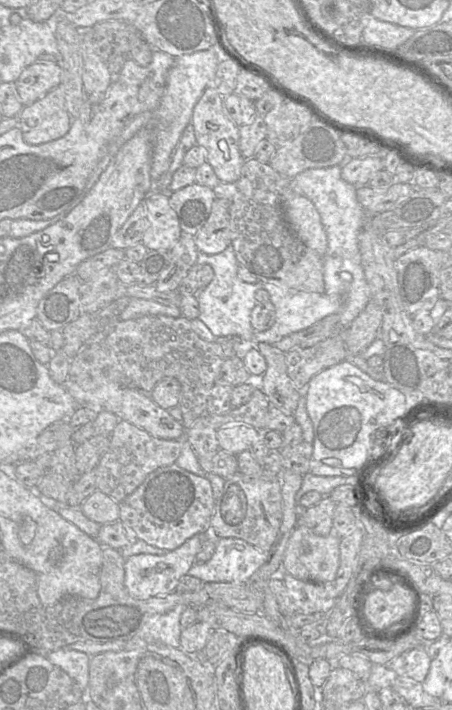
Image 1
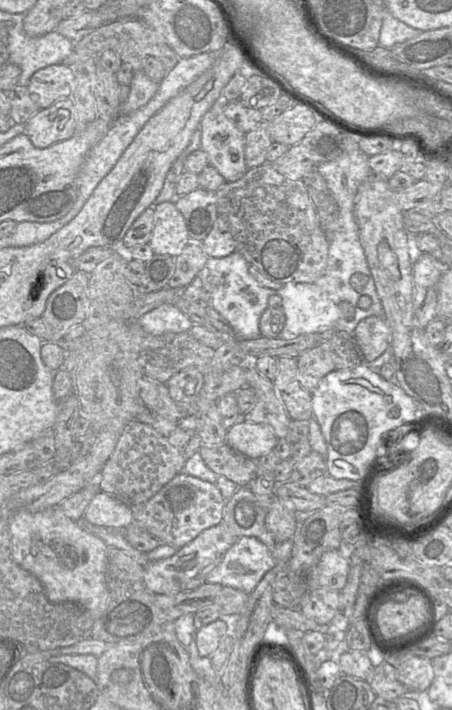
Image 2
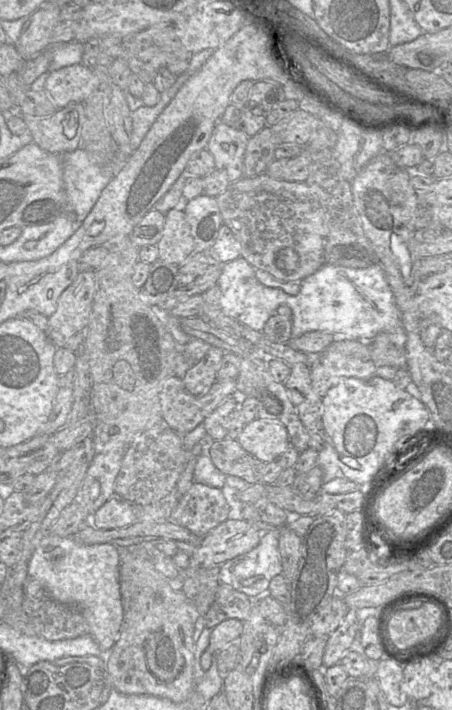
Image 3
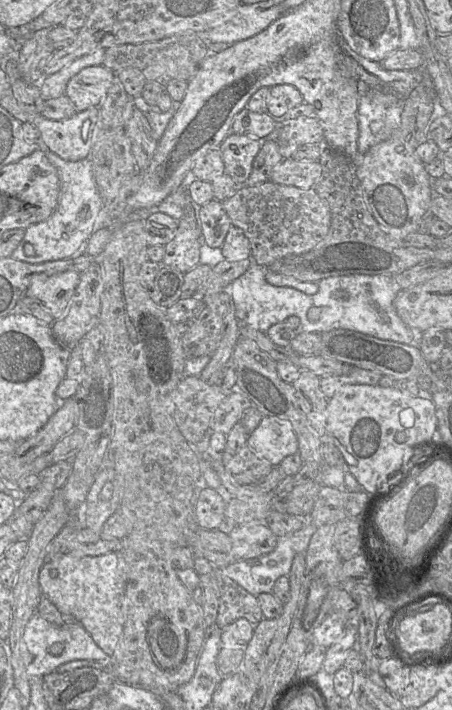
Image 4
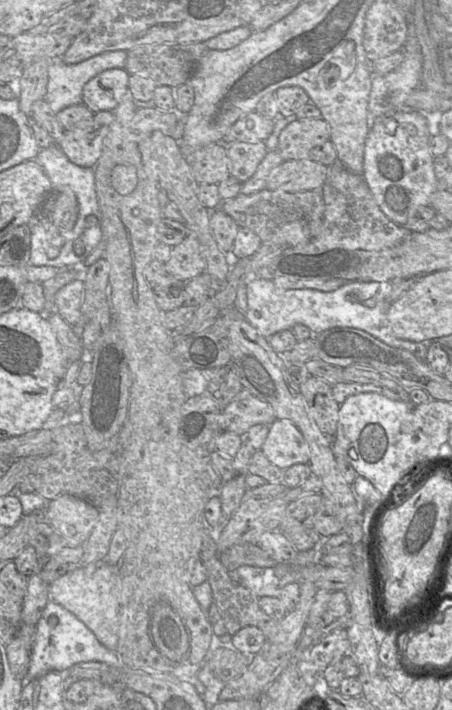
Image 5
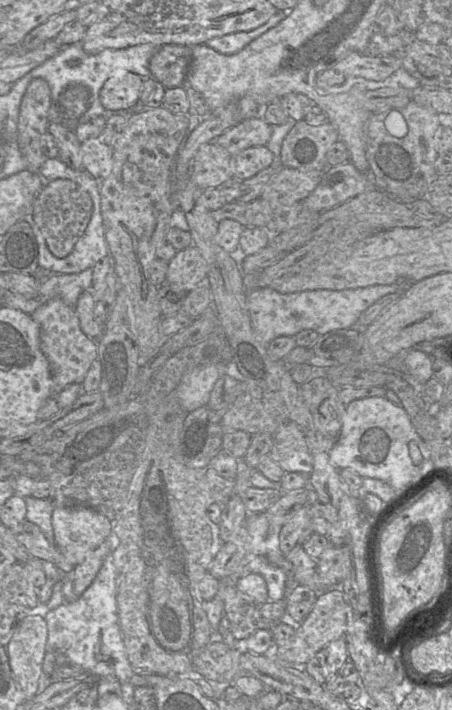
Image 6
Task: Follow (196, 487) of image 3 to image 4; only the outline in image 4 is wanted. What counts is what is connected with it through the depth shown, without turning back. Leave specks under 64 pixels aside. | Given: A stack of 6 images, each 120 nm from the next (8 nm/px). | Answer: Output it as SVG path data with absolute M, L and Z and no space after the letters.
M205 487L196 504L198 525L207 530L218 530L225 523L226 506L227 503L215 489Z

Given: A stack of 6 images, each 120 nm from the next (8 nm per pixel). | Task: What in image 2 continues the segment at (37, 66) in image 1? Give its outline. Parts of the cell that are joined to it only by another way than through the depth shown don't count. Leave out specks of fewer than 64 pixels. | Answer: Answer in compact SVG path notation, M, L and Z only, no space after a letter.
M64 64L49 65L31 76L27 89L40 109L47 108L59 99L70 97L74 90L74 74Z

